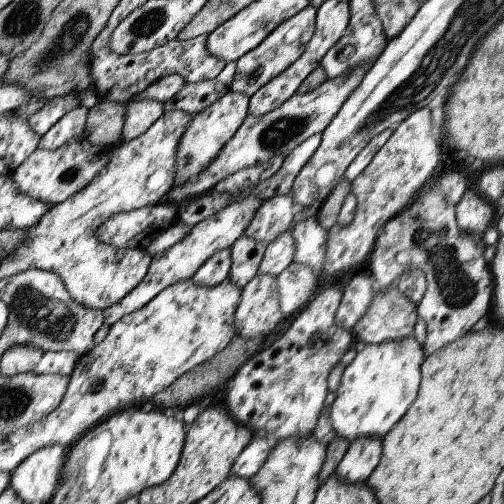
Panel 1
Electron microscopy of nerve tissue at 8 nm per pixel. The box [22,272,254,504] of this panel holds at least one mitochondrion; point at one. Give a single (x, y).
(77, 466)

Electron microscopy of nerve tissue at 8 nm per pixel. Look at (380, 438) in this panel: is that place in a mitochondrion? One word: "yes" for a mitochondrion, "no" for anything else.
no

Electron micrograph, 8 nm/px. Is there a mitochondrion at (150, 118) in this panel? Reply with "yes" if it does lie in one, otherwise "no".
no

